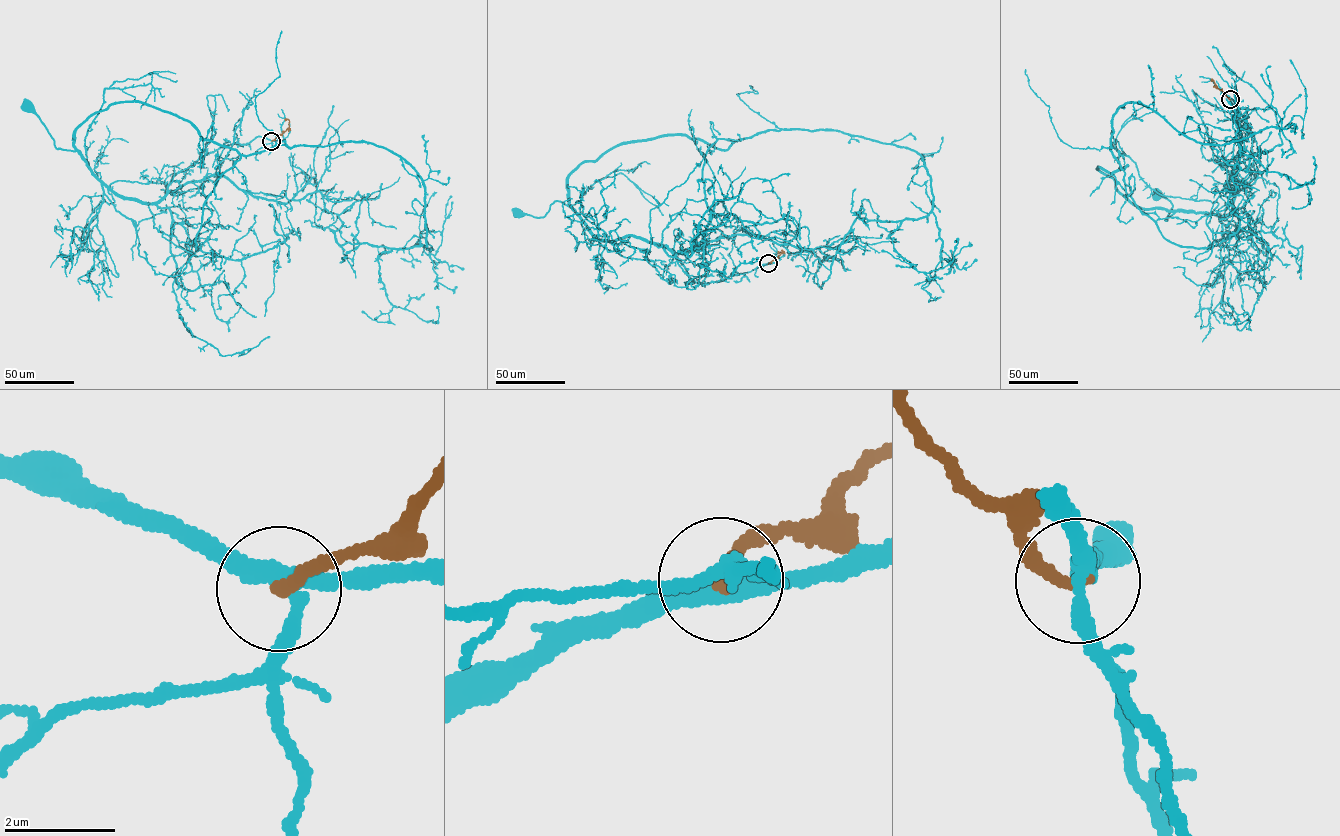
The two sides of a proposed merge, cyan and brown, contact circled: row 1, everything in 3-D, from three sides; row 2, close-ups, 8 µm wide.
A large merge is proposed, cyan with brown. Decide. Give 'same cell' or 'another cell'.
another cell

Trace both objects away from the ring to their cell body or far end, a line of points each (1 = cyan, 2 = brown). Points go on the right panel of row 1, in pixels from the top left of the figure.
1: (1230, 99), (1252, 136), (1229, 180), (1231, 212), (1220, 222), (1183, 211), (1165, 221), (1172, 204), (1156, 195)
2: (1230, 99), (1212, 80)

